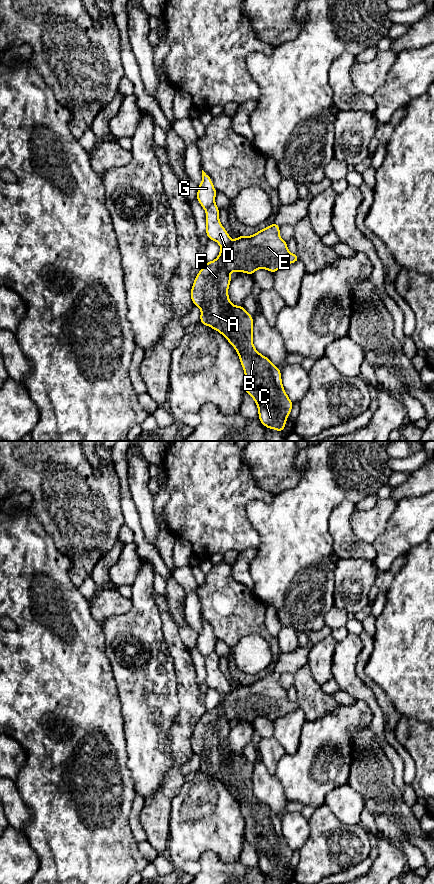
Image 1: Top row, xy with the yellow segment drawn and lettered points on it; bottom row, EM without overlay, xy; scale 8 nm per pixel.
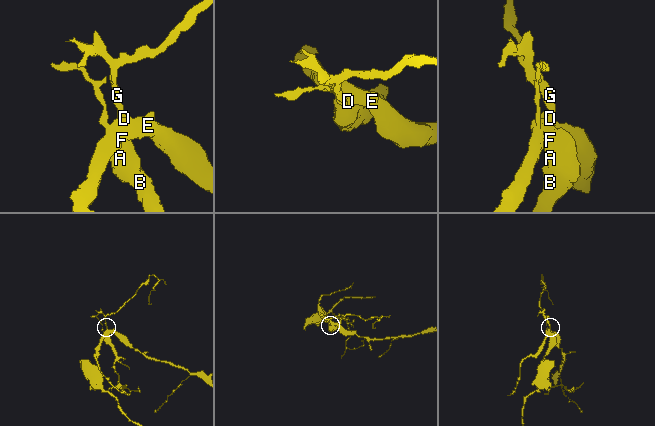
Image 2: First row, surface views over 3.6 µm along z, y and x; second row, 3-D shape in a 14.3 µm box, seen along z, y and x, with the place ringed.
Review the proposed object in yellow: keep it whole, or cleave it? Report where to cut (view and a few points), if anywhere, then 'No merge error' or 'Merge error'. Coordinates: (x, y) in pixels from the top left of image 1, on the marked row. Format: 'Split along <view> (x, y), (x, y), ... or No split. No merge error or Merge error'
Split along xy (231, 241), (219, 255), (220, 264), (229, 273). Merge error

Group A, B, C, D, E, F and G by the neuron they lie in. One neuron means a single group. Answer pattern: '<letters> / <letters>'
A B C D F G / E

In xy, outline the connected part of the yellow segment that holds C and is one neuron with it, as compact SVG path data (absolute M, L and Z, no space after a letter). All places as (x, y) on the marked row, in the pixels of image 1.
M220 256L206 262L197 274L191 288L191 300L201 309L200 322L221 333L239 355L245 373L245 391L257 404L259 421L270 429L282 432L291 413L293 402L282 385L281 370L269 358L260 354L253 345L253 317L243 306L235 306L229 300L230 273L221 265Z

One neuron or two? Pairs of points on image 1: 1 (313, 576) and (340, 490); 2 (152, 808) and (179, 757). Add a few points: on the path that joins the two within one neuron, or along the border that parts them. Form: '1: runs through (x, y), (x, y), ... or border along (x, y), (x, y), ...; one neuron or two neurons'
1: runs through (313, 555), (313, 517), (319, 511); one neuron
2: runs through (165, 795), (175, 779), (175, 770); one neuron

